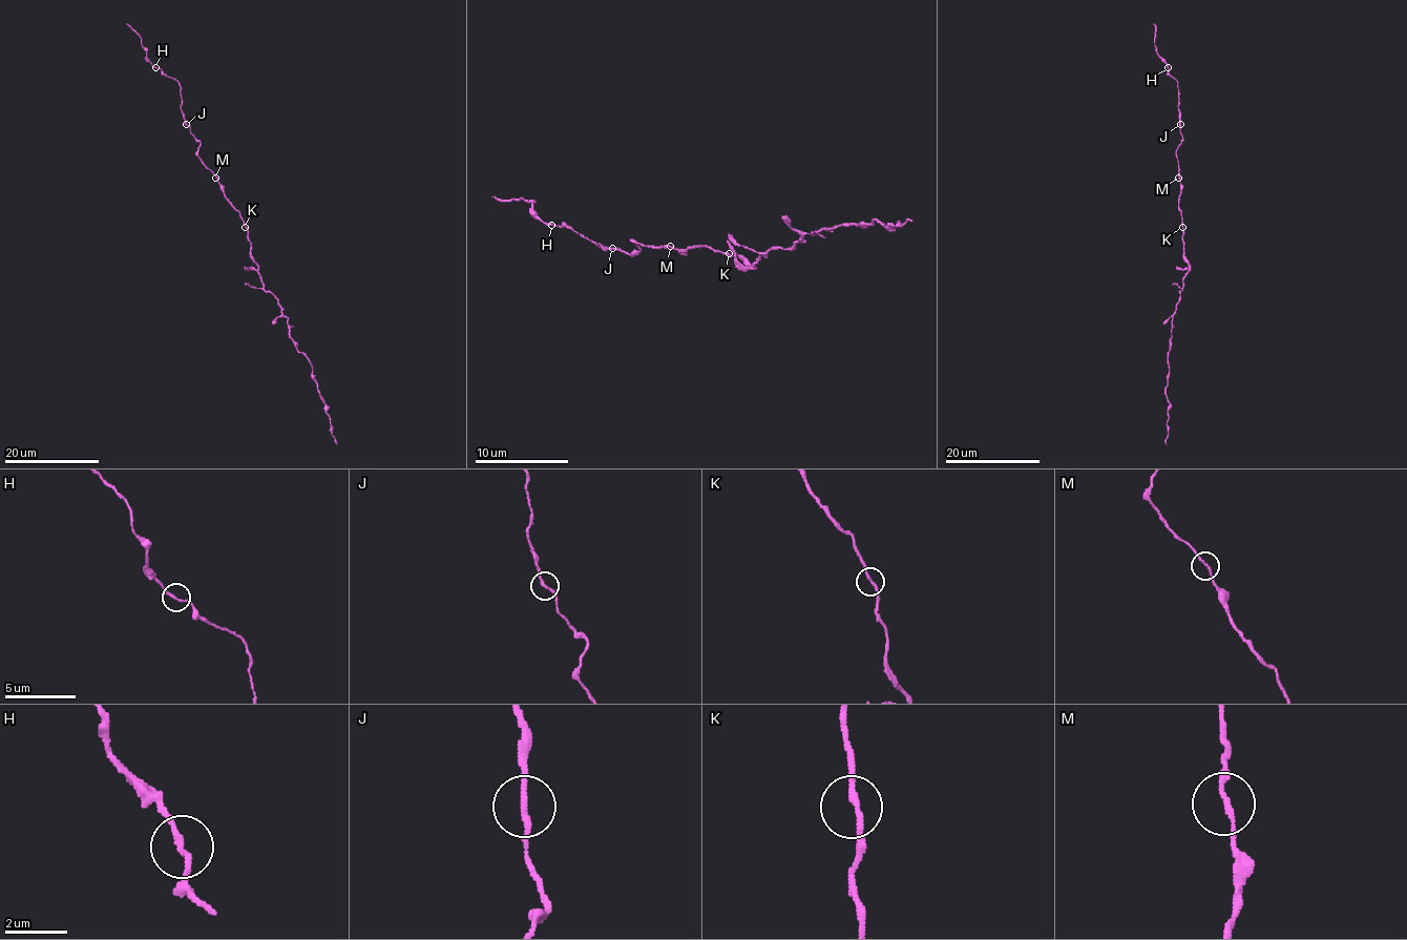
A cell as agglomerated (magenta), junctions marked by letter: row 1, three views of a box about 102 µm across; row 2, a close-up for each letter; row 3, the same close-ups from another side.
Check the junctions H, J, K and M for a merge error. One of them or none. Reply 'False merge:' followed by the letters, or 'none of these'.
False merge: none of these

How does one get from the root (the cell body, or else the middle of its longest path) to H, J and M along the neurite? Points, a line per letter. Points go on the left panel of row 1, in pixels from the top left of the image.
H: (245, 226), (240, 213), (225, 196), (218, 179), (198, 155), (201, 143), (185, 122), (180, 83), (155, 67)
J: (245, 226), (240, 213), (225, 196), (218, 179), (198, 155), (201, 143), (186, 124)
M: (245, 226), (215, 178)

